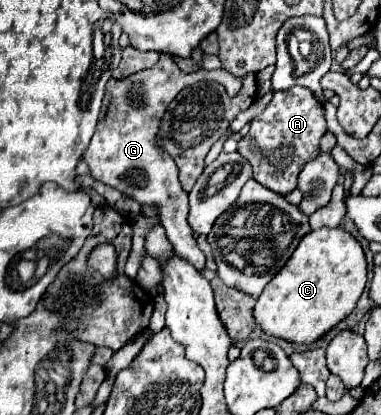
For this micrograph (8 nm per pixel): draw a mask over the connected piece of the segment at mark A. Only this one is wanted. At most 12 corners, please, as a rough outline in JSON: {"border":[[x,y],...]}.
{"border":[[307,88],[277,90],[237,152],[285,196],[327,126]]}

